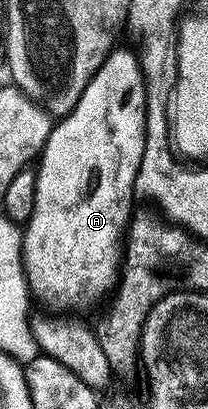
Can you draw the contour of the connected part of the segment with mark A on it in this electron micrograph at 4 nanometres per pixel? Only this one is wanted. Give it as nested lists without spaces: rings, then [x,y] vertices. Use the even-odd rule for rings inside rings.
[[[115,50],[96,70],[96,74],[88,82],[84,94],[80,94],[80,102],[68,115],[61,117],[51,127],[50,137],[41,150],[40,159],[36,164],[36,206],[32,210],[32,218],[26,221],[22,233],[22,269],[26,271],[26,284],[29,286],[33,299],[50,308],[55,308],[55,313],[66,314],[69,308],[90,308],[98,304],[102,299],[113,293],[122,267],[124,255],[124,237],[128,231],[128,225],[135,211],[134,179],[140,170],[140,158],[144,154],[144,142],[146,141],[146,77],[143,73],[139,57],[130,52]]]

